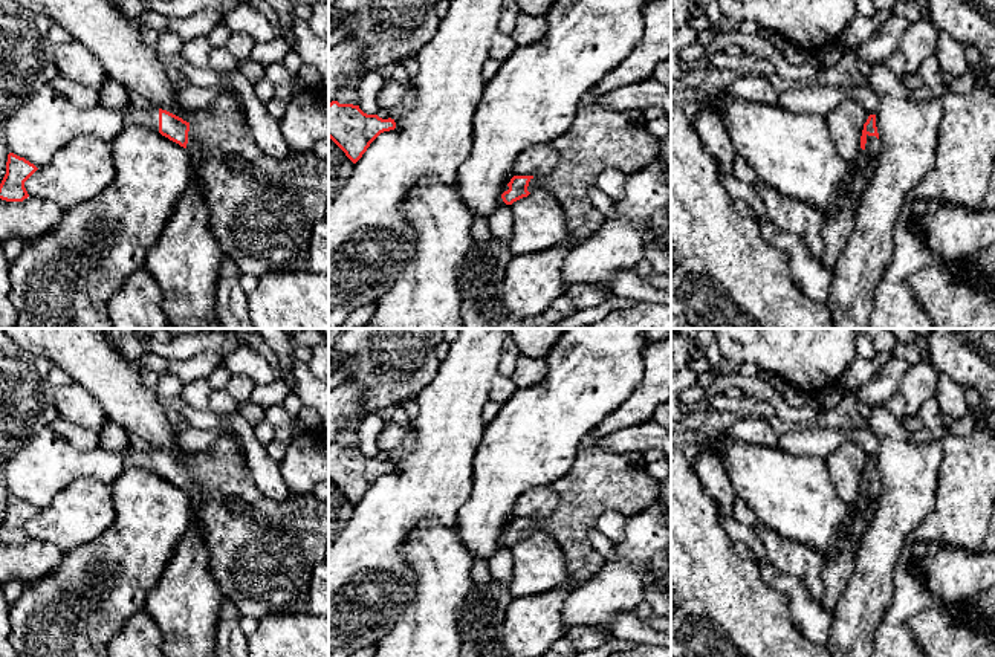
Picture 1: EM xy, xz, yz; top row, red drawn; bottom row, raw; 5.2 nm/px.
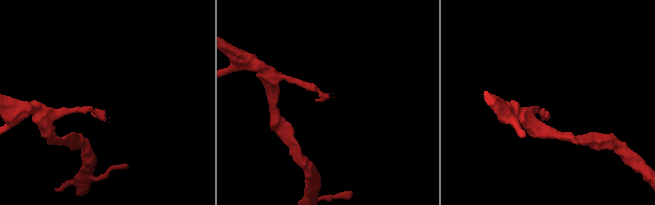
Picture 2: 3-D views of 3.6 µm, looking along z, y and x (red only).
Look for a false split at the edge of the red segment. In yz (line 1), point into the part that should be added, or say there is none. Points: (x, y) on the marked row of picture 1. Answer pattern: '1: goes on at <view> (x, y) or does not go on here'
1: goes on at yz (873, 144)

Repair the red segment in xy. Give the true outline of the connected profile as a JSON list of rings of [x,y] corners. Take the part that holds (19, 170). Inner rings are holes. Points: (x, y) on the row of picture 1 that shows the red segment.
[[[14,153],[8,154],[6,174],[0,183],[0,199],[6,202],[23,202],[29,197],[24,182],[38,168]]]

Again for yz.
[[[870,115],[864,124],[860,136],[860,148],[867,150],[871,156],[877,157],[880,153],[880,141],[876,127],[876,115]]]

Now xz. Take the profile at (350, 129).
[[[329,104],[329,138],[356,163],[384,131],[396,128],[394,119],[364,113],[359,105]]]

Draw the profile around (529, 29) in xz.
[[[520,12],[517,24],[510,37],[517,46],[529,46],[540,41],[547,34],[546,17],[530,15]]]

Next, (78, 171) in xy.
[[[81,136],[60,148],[52,160],[26,182],[29,196],[67,211],[104,191],[116,176],[112,144]]]

